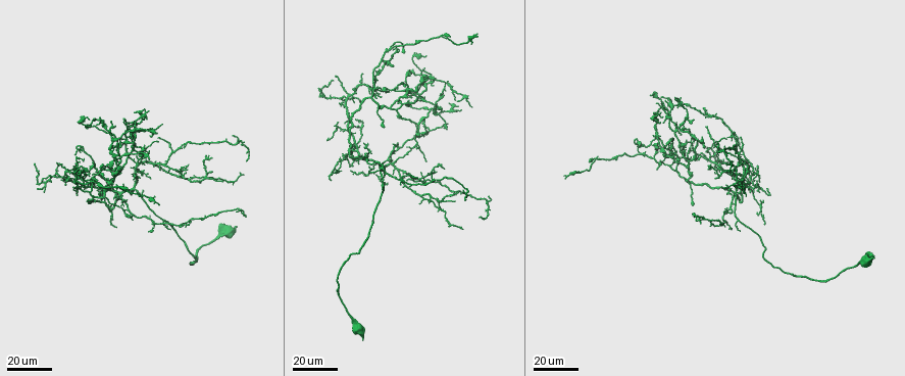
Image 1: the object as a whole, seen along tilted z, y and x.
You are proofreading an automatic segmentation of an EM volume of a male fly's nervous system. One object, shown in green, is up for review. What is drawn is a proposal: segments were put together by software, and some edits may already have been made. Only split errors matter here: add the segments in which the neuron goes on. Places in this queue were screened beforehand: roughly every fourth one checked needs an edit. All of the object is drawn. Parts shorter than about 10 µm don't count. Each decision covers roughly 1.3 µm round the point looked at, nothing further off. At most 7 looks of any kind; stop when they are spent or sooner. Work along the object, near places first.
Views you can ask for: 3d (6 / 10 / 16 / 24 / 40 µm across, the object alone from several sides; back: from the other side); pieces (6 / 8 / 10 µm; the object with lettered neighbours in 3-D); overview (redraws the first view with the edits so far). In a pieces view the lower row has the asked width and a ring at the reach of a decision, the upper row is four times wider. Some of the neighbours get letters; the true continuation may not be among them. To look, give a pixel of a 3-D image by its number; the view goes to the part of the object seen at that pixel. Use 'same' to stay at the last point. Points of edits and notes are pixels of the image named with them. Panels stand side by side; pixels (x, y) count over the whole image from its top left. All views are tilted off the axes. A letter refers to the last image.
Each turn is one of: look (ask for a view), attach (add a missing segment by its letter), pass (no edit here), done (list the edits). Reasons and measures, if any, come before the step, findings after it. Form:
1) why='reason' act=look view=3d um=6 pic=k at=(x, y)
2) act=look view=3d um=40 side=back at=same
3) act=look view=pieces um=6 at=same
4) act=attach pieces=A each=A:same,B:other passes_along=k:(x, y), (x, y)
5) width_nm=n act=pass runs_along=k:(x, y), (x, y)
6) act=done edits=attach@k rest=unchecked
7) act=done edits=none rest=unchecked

why='free end' act=look view=3d um=24 pic=1 at=(90, 118)

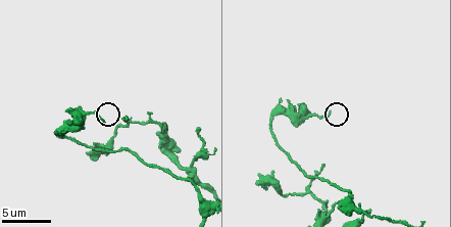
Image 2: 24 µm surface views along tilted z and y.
why='see the neighbours' act=look view=pieces um=8 pic=2 at=(104, 120)

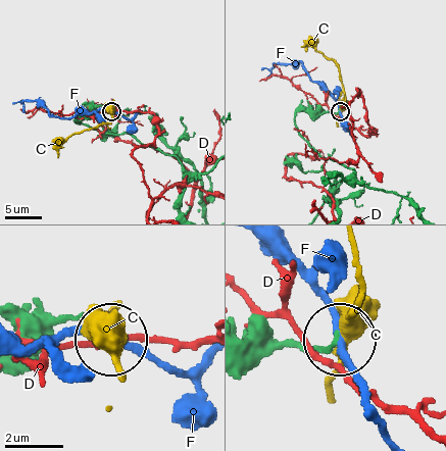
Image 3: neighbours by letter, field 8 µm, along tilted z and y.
width_nm=160 act=pass each=C:other,D:other,F:other found='none of them fits'

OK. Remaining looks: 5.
why='an open end' act=look view=3d um=24 pic=1 at=(383, 96)

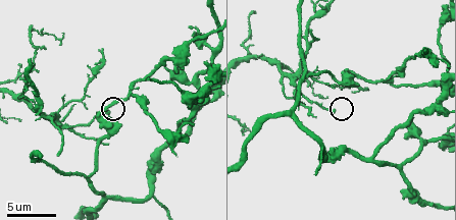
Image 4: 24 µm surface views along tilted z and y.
act=look view=pieces um=8 pic=4 at=(110, 111)

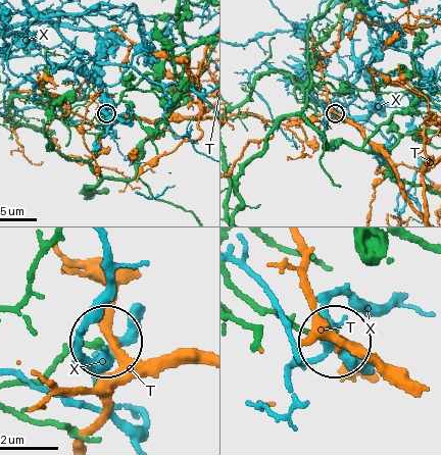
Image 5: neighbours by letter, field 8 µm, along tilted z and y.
act=pass each=T:other,X:other found='no lettered segment goes on from it'

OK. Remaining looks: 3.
why='an open end' act=look view=3d um=24 pic=1 at=(184, 178)

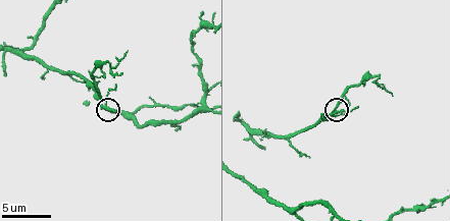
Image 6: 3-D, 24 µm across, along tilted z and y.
act=look view=3d um=6 pic=6 at=(343, 111)

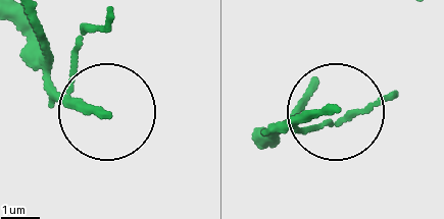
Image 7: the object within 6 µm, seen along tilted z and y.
act=look view=pieces um=6 pic=7 at=(332, 112)

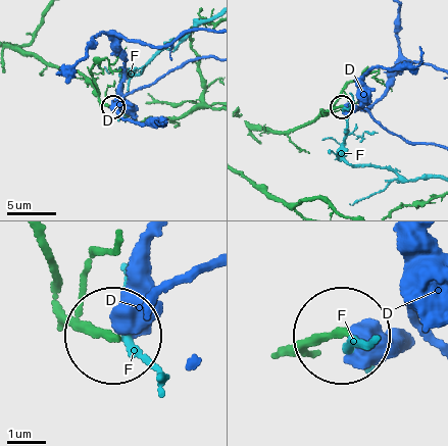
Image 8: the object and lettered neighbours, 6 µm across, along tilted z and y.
act=pass each=D:other,F:other runs_along=8:(68, 316), (112, 338) found='no lettered segment goes on from it'

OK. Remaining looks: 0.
act=done edits=none rest=unchecked

